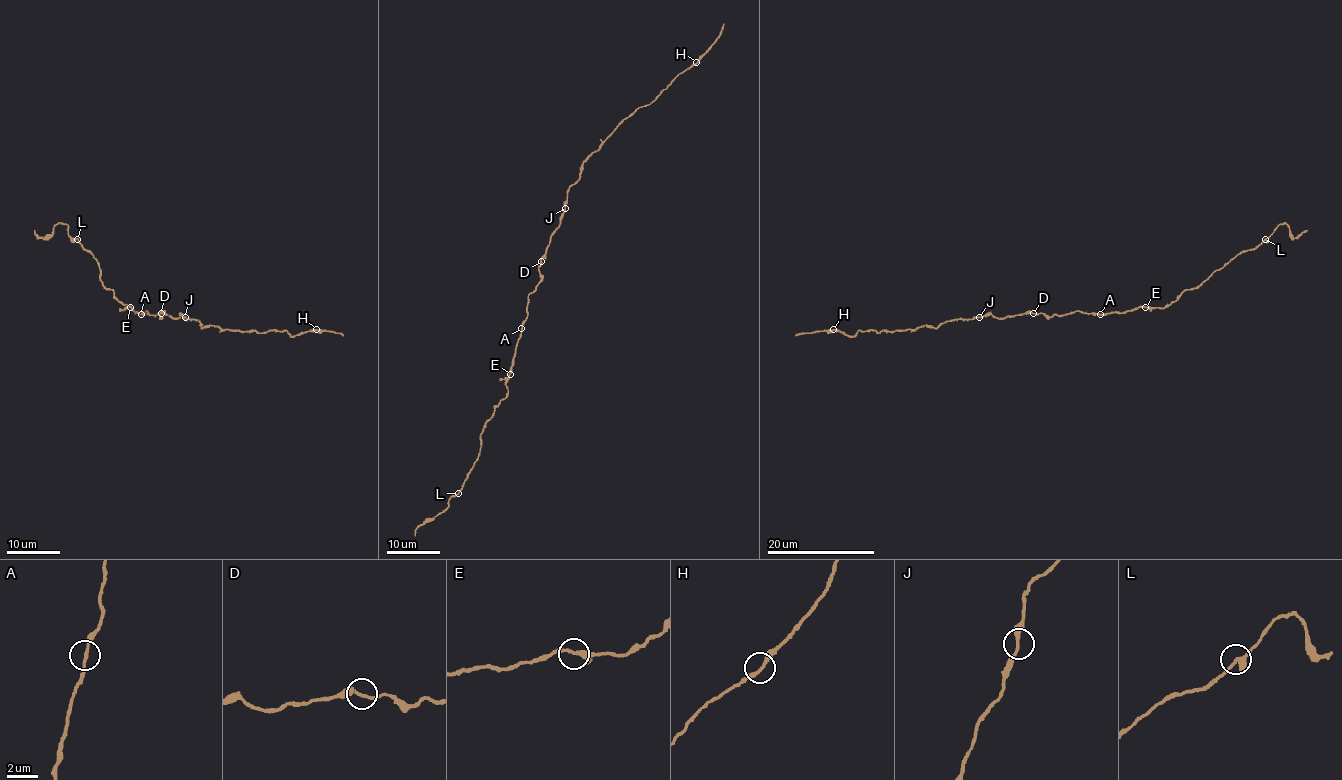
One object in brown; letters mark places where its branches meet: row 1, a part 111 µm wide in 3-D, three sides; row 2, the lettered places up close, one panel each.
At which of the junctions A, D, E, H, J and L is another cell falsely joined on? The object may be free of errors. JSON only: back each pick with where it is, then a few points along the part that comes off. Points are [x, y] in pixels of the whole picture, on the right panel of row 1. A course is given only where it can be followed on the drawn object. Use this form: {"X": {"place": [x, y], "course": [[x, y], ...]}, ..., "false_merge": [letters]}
{"false_merge": []}

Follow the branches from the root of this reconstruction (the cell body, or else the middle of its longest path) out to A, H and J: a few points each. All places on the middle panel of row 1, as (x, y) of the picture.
A: (540, 277), (528, 296), (527, 319), (521, 328)
H: (540, 277), (541, 256), (560, 223), (567, 190), (579, 178), (583, 162), (626, 118), (648, 105), (696, 62)
J: (540, 277), (541, 256), (565, 208)

